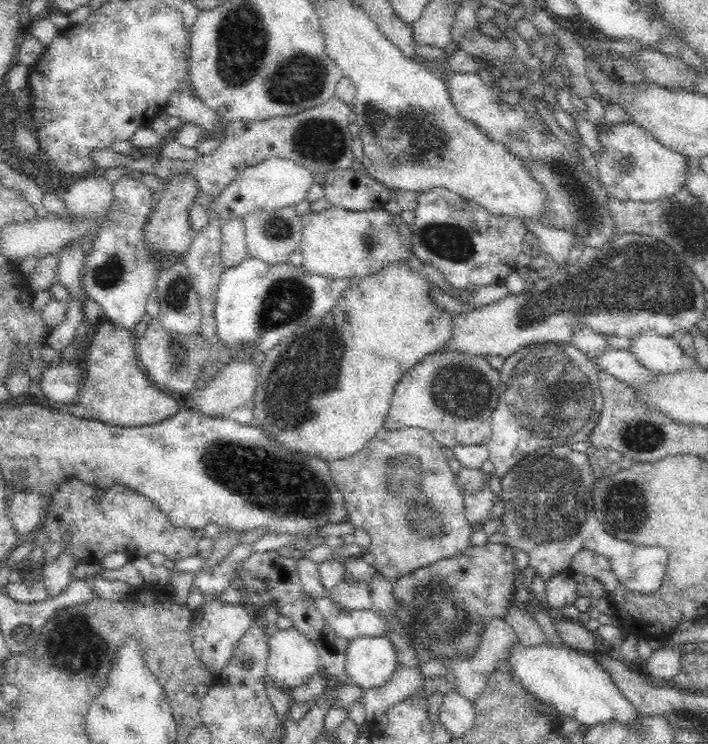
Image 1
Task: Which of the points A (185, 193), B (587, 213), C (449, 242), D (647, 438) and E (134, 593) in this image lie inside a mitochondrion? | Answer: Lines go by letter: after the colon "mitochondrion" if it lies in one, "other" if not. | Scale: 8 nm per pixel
A: other
B: mitochondrion
C: mitochondrion
D: mitochondrion
E: other

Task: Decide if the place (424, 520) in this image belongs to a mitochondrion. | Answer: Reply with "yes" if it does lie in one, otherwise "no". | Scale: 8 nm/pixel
yes

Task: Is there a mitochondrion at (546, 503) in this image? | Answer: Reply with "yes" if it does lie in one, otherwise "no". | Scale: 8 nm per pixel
yes

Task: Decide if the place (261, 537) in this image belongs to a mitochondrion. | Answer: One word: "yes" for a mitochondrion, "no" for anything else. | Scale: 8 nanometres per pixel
no

